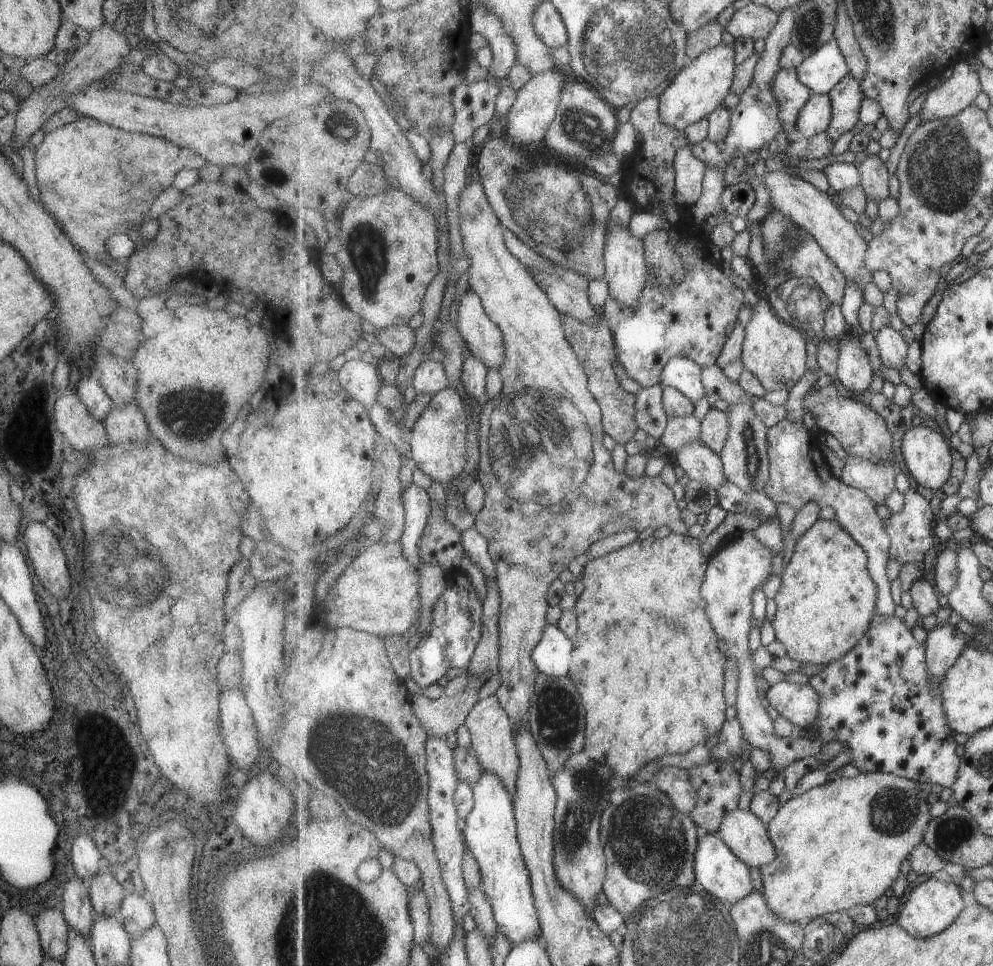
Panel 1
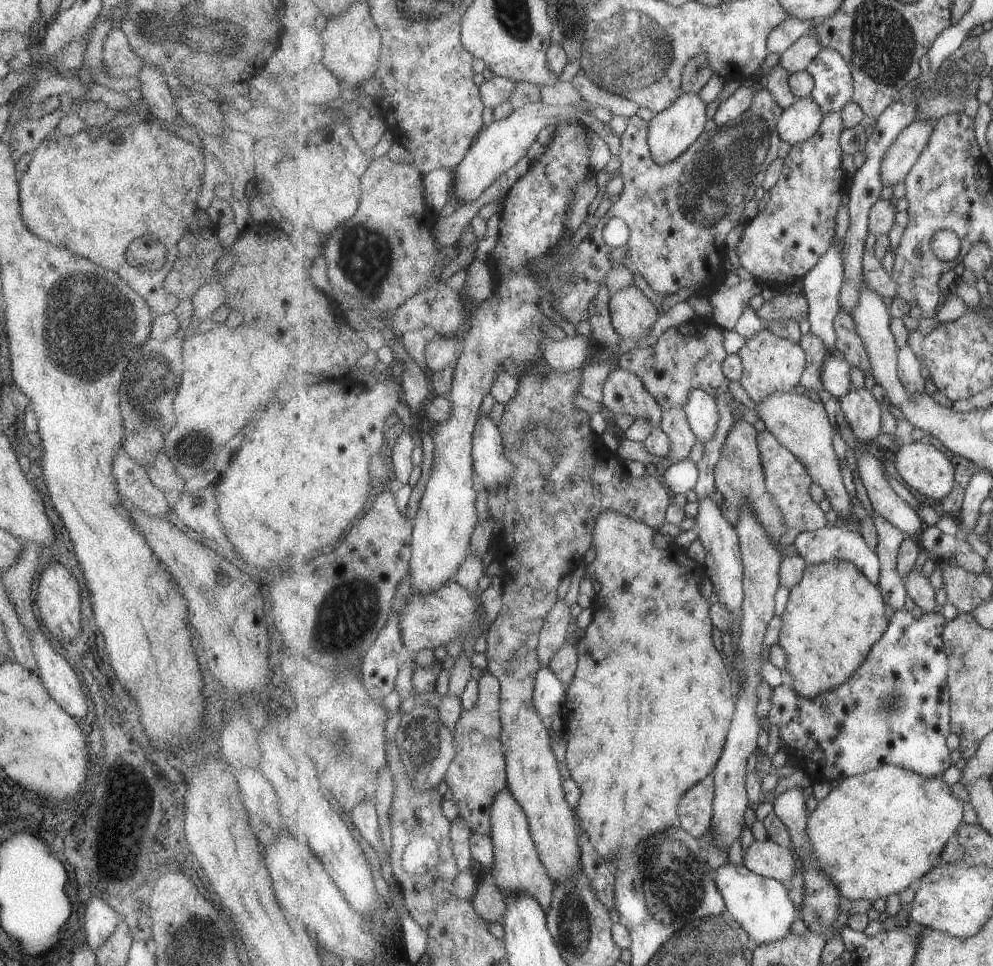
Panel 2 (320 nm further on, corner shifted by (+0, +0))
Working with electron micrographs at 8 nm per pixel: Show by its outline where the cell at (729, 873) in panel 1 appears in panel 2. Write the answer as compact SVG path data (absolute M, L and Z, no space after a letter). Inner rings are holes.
M725 864L715 869L716 883L729 911L759 945L781 941L791 933L793 922L801 918L791 898L789 886L777 879L758 875L744 864Z

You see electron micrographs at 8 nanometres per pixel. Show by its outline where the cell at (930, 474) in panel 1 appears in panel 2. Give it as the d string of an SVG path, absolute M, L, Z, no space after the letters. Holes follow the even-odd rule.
M930 440L902 445L895 455L895 467L911 488L935 500L951 494L956 479L955 465Z

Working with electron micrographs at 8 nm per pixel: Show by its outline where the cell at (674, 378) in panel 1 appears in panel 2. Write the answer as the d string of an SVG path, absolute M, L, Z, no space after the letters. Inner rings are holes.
M695 389L684 409L698 440L706 445L715 436L721 420L716 398L704 390Z

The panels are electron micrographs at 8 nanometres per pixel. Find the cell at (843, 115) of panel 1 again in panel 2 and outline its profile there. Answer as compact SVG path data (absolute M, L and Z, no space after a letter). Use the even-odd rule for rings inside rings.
M841 111L824 117L821 128L808 141L792 145L781 178L771 188L766 207L744 225L736 251L742 266L765 286L780 288L803 280L831 248L837 212L846 191L840 136L845 130Z

